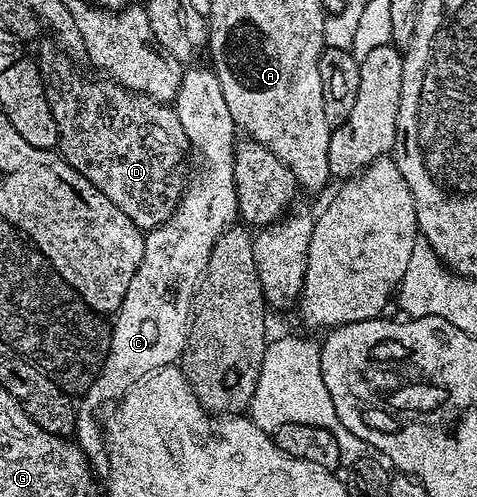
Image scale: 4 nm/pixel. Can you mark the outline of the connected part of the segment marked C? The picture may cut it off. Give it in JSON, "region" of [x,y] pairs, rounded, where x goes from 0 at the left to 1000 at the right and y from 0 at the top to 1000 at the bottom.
{"region":[[[400,133],[386,143],[379,173],[363,203],[371,237],[379,237],[379,254],[388,254],[392,288],[405,308],[405,330],[409,322],[409,348],[390,364],[384,396],[375,400],[375,412],[358,437],[338,455],[319,459],[306,469],[300,525],[287,551],[279,551],[279,567],[270,567],[262,608],[249,618],[249,626],[239,630],[241,654],[235,650],[229,660],[233,686],[229,712],[220,720],[220,736],[212,753],[203,753],[195,777],[187,777],[187,785],[174,791],[170,811],[157,831],[155,891],[164,893],[166,903],[182,918],[191,948],[201,954],[226,948],[229,913],[220,861],[210,839],[208,845],[199,839],[199,827],[214,813],[239,815],[281,773],[296,769],[296,761],[304,761],[314,748],[327,748],[346,736],[367,732],[382,718],[392,686],[396,646],[405,634],[405,606],[417,565],[426,561],[430,535],[438,527],[438,511],[447,511],[447,495],[455,479],[463,479],[472,461],[486,457],[501,435],[497,382],[488,358],[488,318],[497,288],[497,260],[488,245],[488,229],[480,229],[480,213],[472,213],[472,189],[463,189],[463,165],[451,153],[449,143],[434,133],[409,135],[417,133]]]}

